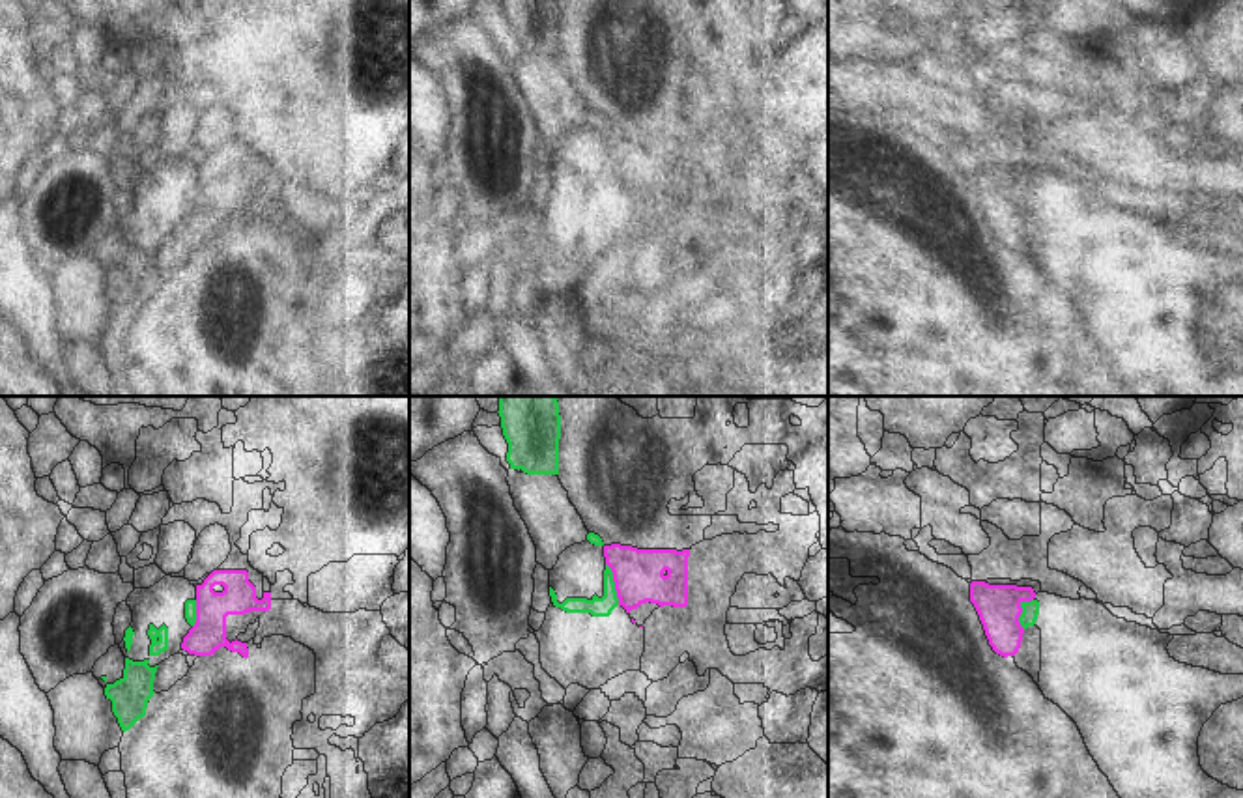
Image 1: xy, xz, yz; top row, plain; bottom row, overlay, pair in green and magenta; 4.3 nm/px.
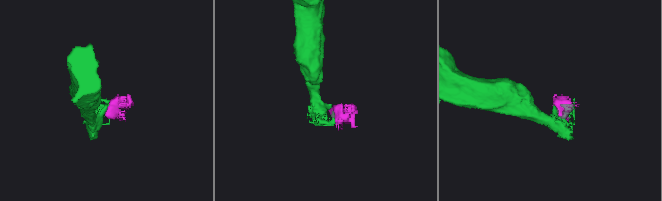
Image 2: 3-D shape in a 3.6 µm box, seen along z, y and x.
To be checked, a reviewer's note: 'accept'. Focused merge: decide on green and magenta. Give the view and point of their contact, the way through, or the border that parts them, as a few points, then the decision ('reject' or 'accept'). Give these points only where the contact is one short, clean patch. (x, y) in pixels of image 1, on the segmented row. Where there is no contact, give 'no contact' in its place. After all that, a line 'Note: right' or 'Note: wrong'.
meets green in xz at (614, 584); border along xz (606, 563), (619, 604); reject
Note: wrong

